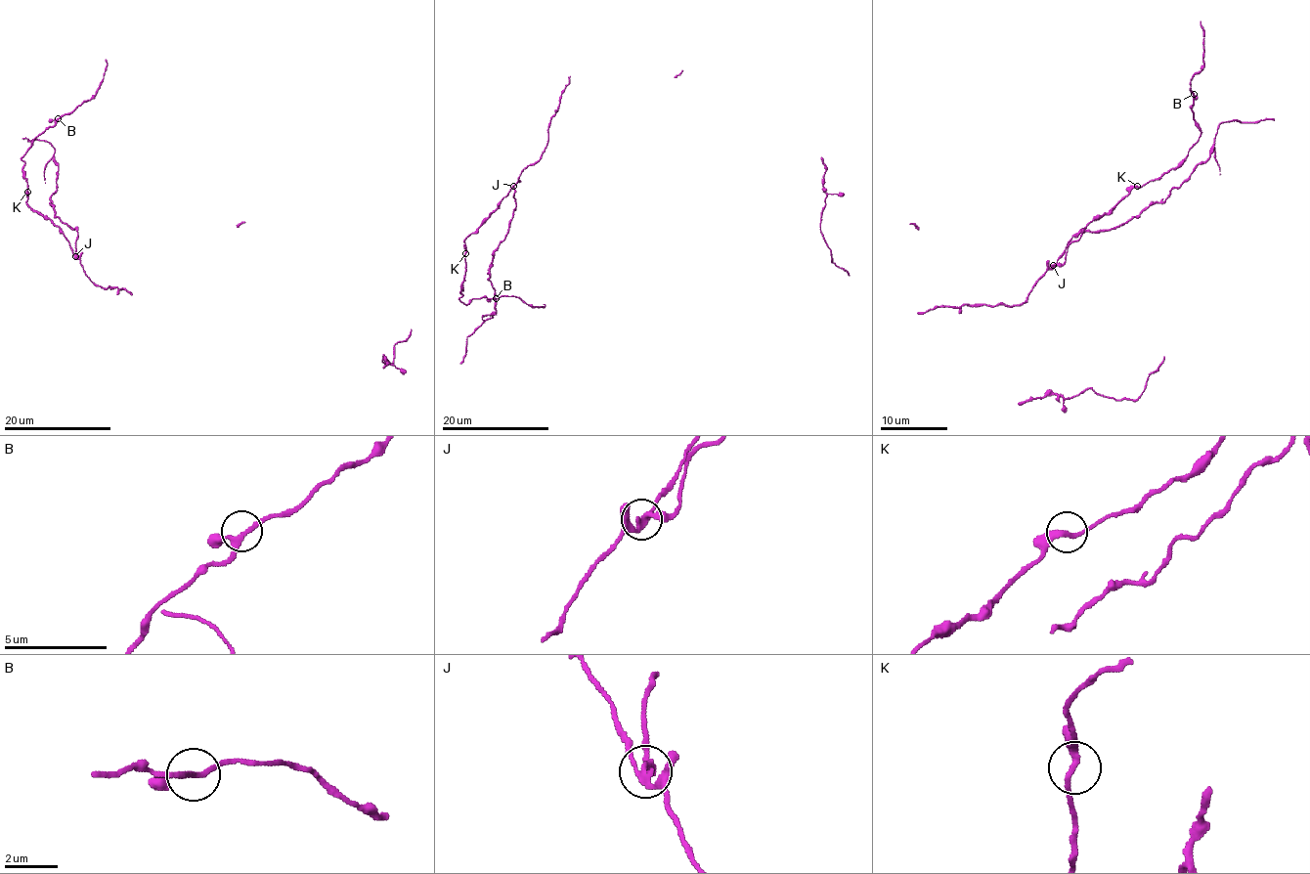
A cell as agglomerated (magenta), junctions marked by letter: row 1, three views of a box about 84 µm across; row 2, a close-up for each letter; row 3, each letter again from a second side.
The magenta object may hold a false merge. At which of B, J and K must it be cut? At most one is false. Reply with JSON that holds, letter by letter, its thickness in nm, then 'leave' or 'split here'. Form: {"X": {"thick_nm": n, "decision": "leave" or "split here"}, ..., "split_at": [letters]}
{"B": {"thick_nm": 200, "decision": "leave"}, "J": {"thick_nm": 190, "decision": "split here"}, "K": {"thick_nm": 240, "decision": "leave"}, "split_at": ["J"]}

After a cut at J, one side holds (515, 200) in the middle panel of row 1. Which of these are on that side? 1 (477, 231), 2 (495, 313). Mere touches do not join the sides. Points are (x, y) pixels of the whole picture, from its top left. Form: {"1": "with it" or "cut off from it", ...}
{"1": "cut off from it", "2": "with it"}

